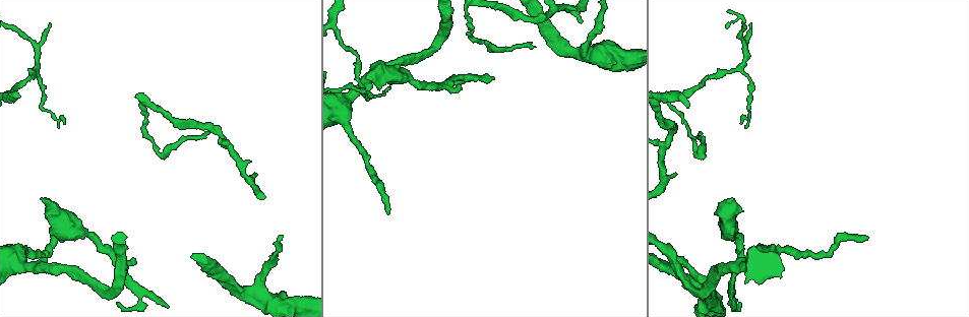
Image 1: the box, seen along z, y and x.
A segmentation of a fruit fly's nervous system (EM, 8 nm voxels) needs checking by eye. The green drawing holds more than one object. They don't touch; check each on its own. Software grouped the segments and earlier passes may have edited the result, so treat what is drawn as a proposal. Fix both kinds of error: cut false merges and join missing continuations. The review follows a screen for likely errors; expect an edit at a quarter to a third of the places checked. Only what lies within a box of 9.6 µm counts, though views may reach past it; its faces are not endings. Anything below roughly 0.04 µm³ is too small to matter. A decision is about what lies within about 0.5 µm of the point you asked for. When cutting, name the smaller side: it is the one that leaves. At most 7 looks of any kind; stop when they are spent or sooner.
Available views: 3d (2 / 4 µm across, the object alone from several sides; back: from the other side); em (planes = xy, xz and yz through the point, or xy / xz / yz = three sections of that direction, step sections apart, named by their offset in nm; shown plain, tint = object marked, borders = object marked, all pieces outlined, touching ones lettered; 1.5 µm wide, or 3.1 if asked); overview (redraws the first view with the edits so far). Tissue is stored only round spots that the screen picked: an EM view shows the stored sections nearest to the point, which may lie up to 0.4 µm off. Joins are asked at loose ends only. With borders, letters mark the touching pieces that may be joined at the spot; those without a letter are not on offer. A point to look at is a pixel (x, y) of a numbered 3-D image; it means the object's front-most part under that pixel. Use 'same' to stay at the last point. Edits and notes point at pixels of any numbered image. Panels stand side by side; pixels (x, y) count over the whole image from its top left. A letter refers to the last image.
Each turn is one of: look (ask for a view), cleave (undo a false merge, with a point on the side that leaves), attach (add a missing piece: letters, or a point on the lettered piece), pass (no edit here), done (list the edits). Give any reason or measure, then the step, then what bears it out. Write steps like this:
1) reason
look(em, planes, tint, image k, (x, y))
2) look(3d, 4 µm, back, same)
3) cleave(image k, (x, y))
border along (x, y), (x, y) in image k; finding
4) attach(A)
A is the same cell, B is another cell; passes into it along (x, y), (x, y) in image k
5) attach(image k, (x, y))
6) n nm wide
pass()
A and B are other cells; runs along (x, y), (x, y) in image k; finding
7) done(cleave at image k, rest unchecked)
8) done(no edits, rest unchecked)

free end
look(3d, 4 µm, image 1, (674, 174))

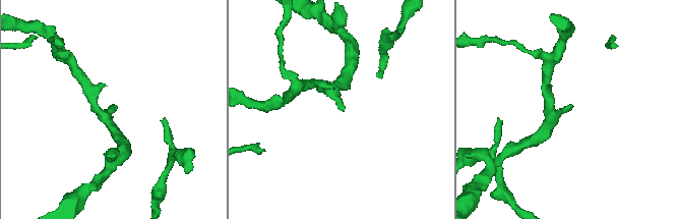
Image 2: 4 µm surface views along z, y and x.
look(em, planes, plain, image 2, (115, 106))

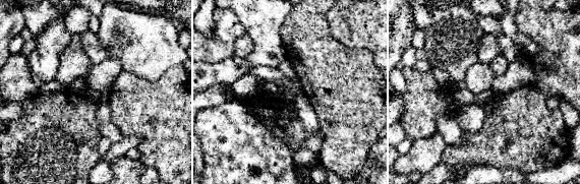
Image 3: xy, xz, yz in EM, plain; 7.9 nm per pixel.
see the neighbours
look(em, planes, borders, same)

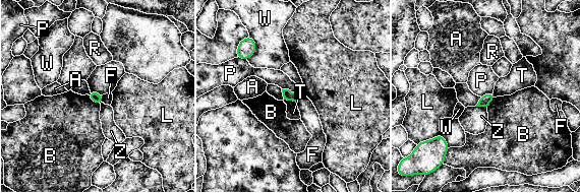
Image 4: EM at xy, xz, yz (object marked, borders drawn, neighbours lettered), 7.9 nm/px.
pass()
A, B, F, L, P, R, T, W and Z are other cells; border along (282, 88), (292, 90), (297, 98) in image 4; no lettered piece goes on from it

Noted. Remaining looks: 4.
free end
look(3d, 4 µm, back, image 1, (459, 85))

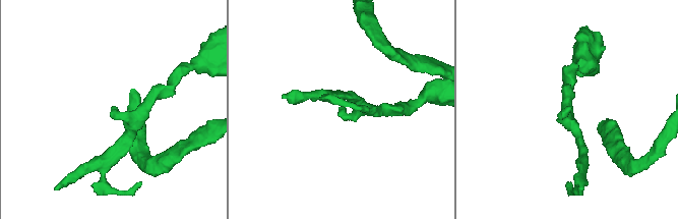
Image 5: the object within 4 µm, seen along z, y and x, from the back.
arms of 170, 200 nm
look(em, yz, step 8, tint, image 5, (113, 111))

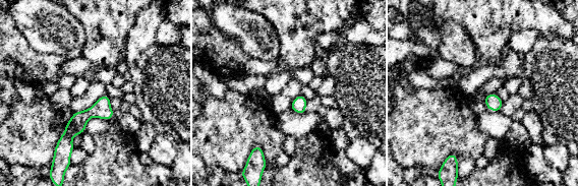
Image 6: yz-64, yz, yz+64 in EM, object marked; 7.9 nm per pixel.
see the neighbours
look(em, yz, step 8, borders, same)

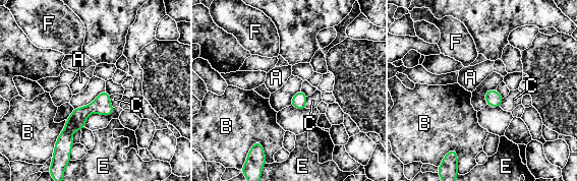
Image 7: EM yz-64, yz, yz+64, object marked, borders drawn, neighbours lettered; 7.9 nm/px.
130 nm wide; B touches over 190 nm
pass()
A, B, C, E and F are other cells; none of them fits

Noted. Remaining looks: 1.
done(no edits, rest unchecked)

